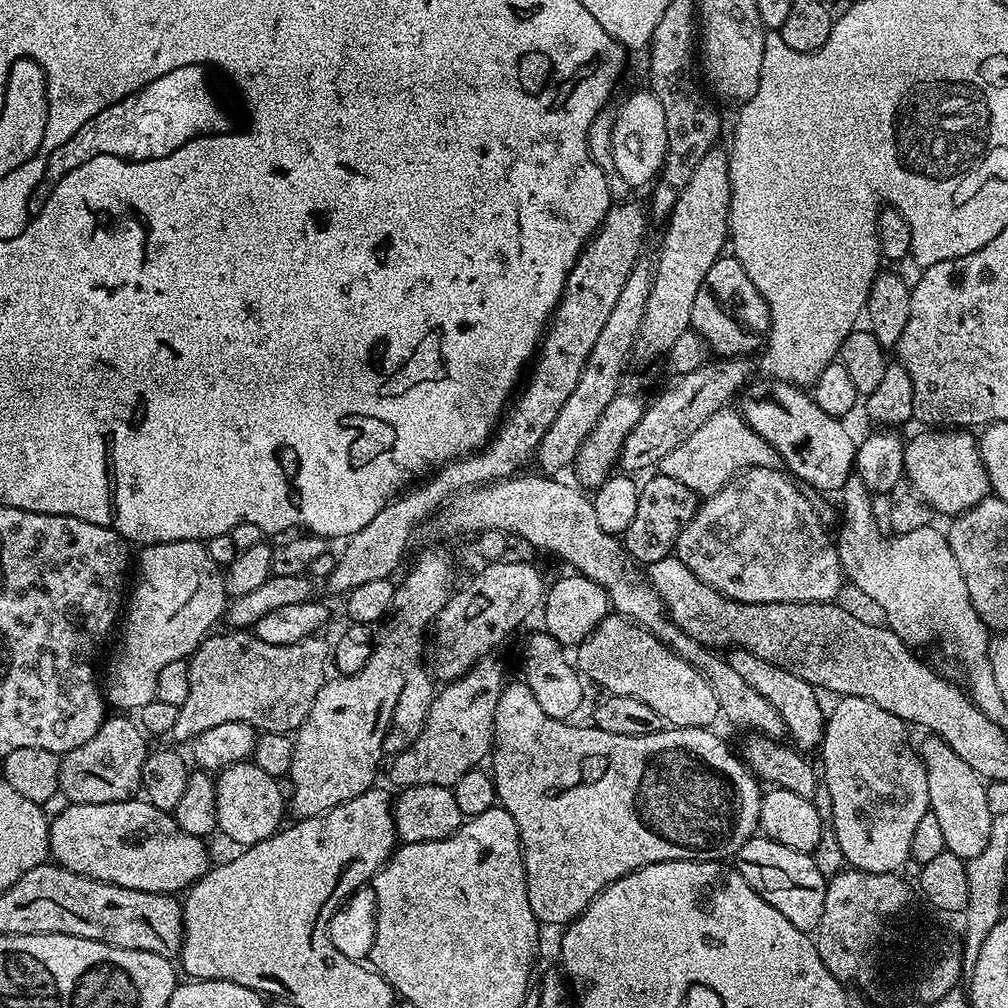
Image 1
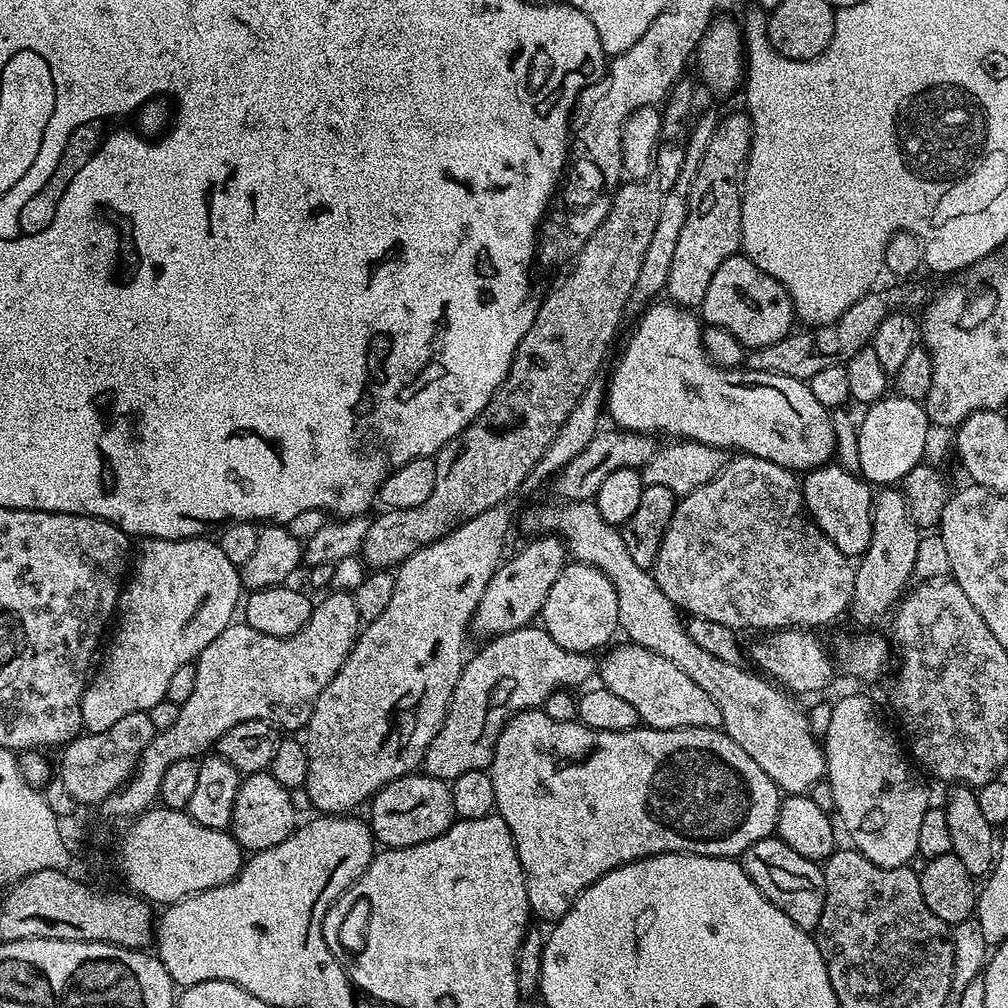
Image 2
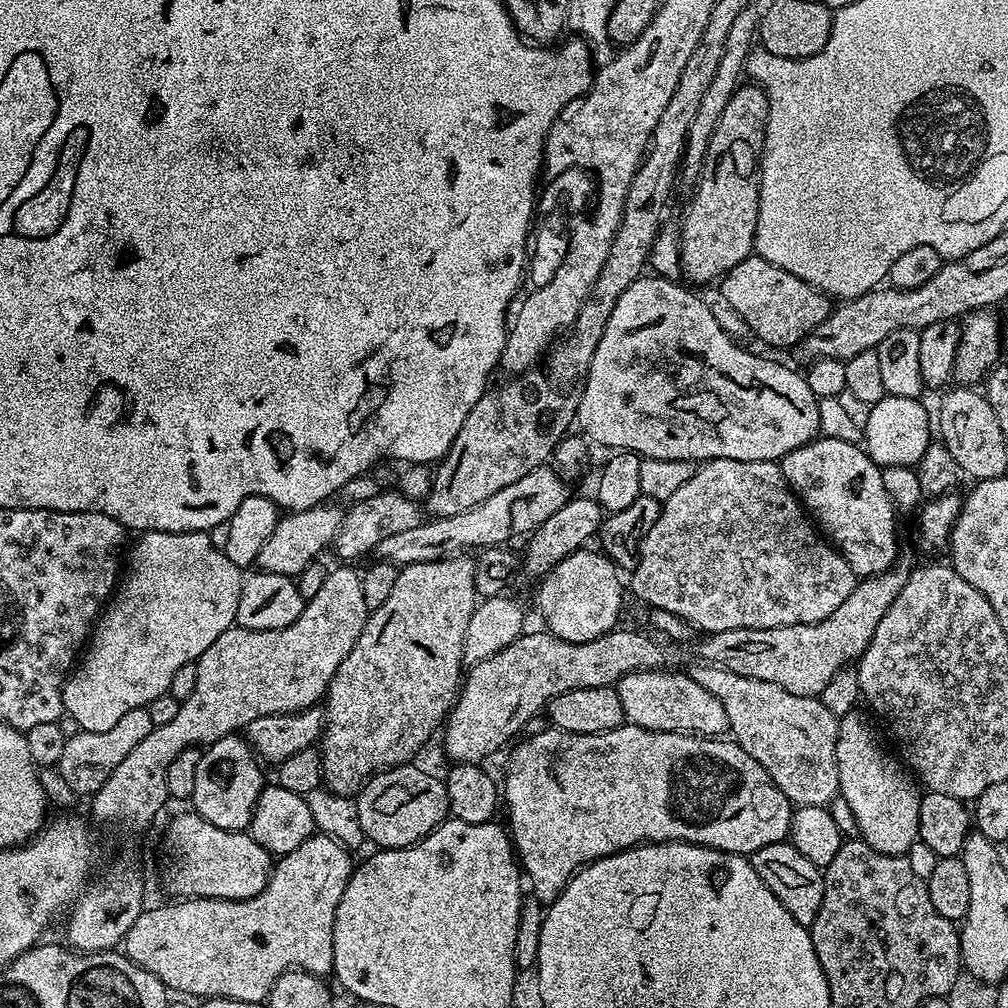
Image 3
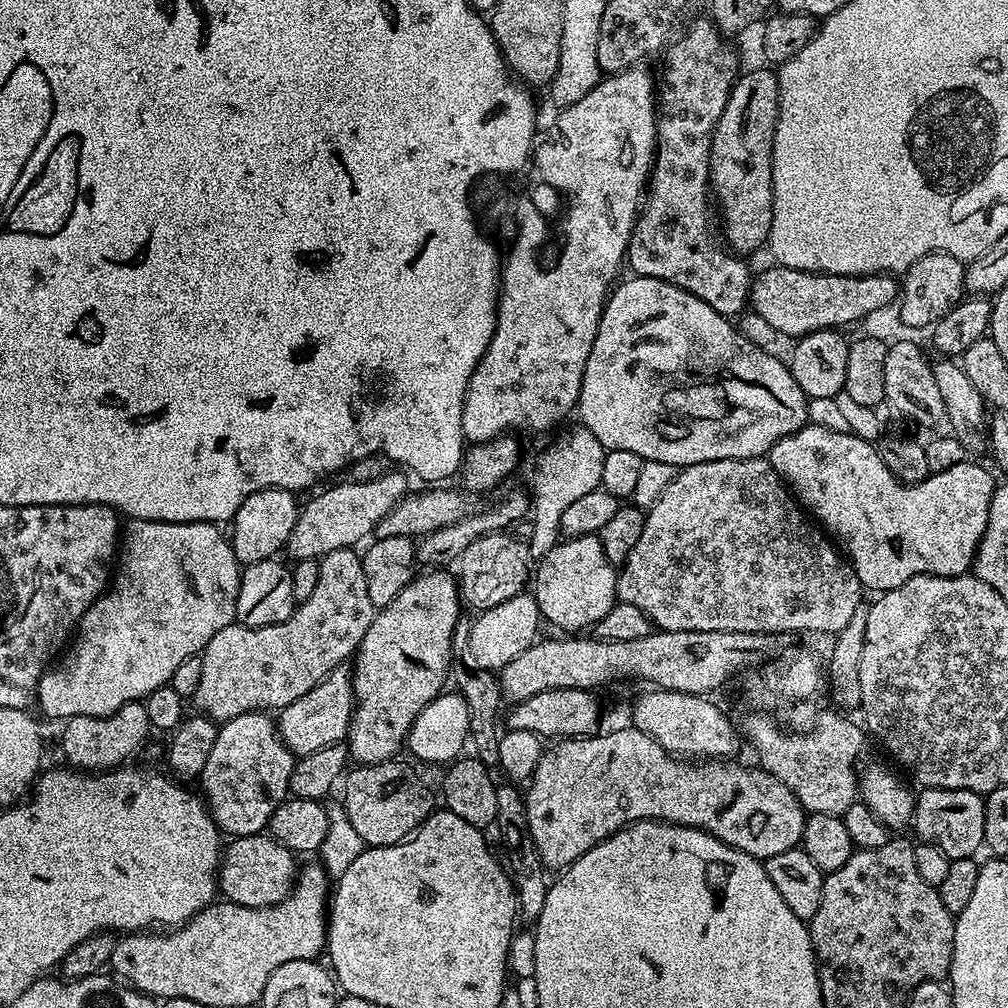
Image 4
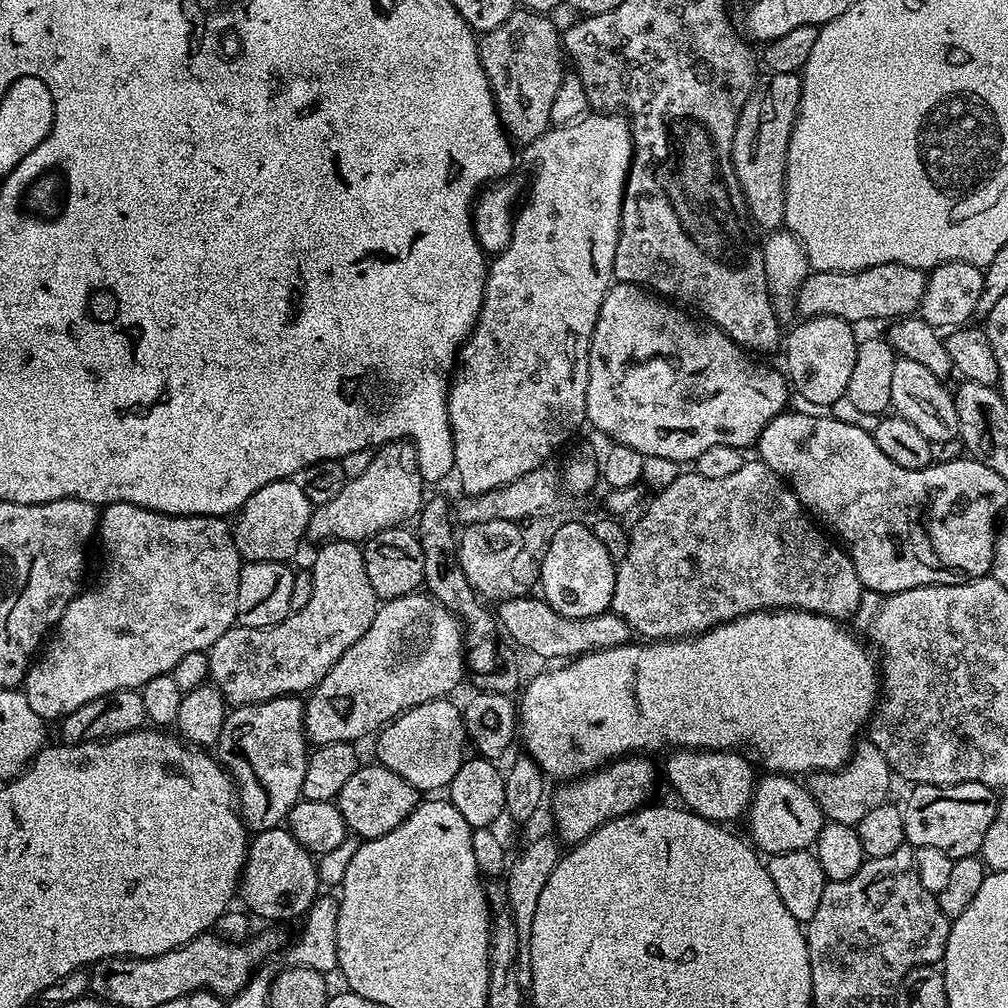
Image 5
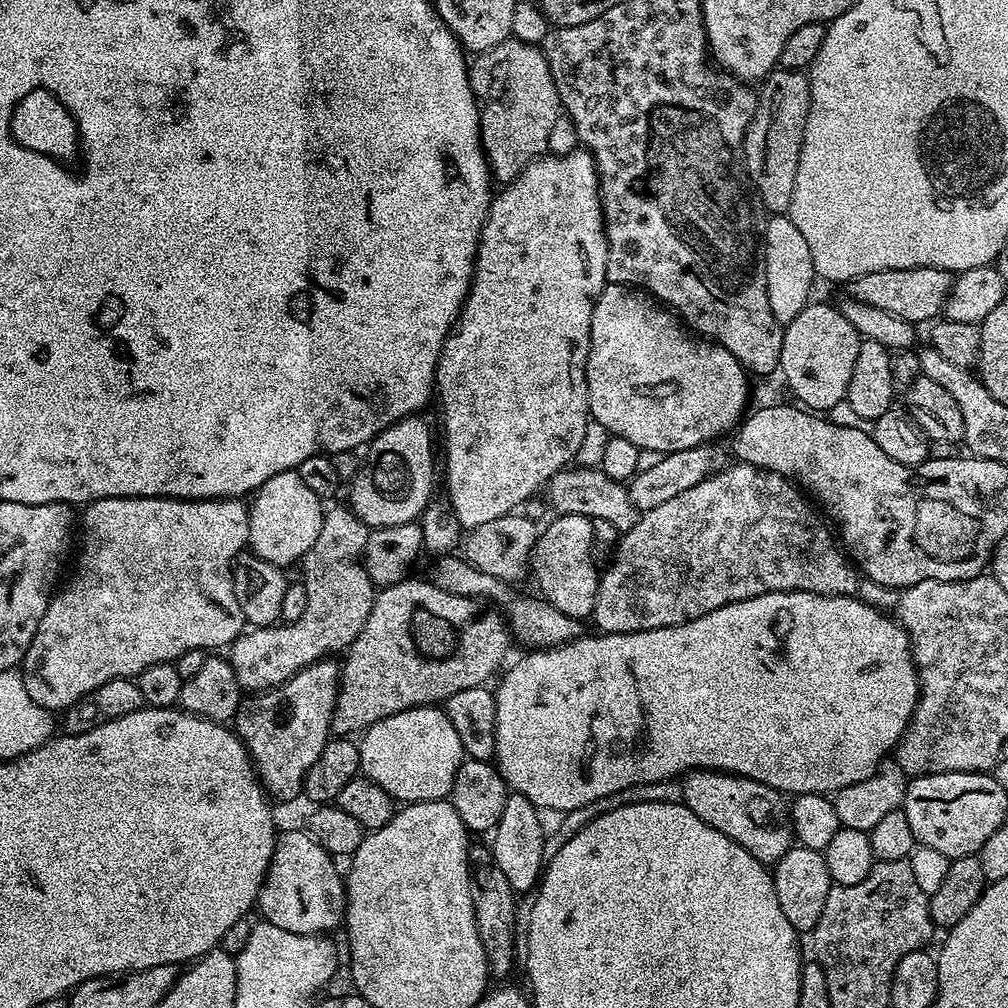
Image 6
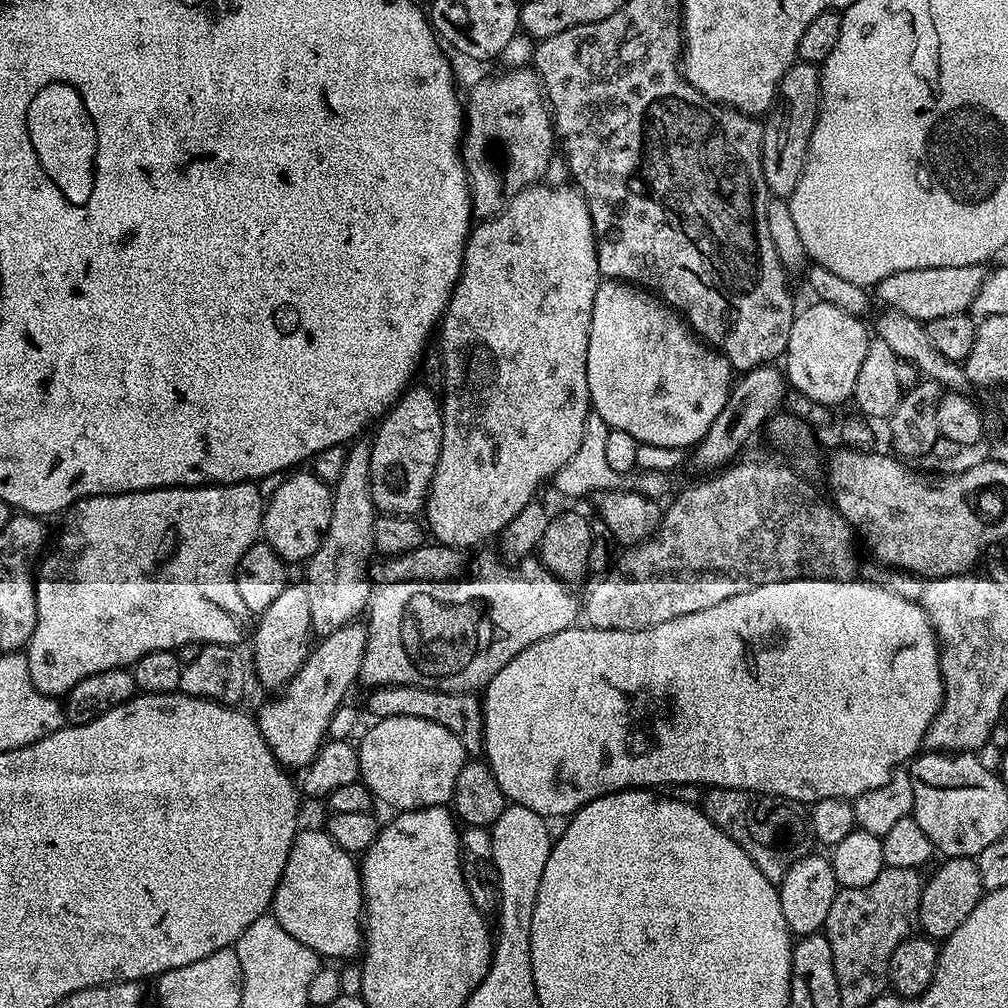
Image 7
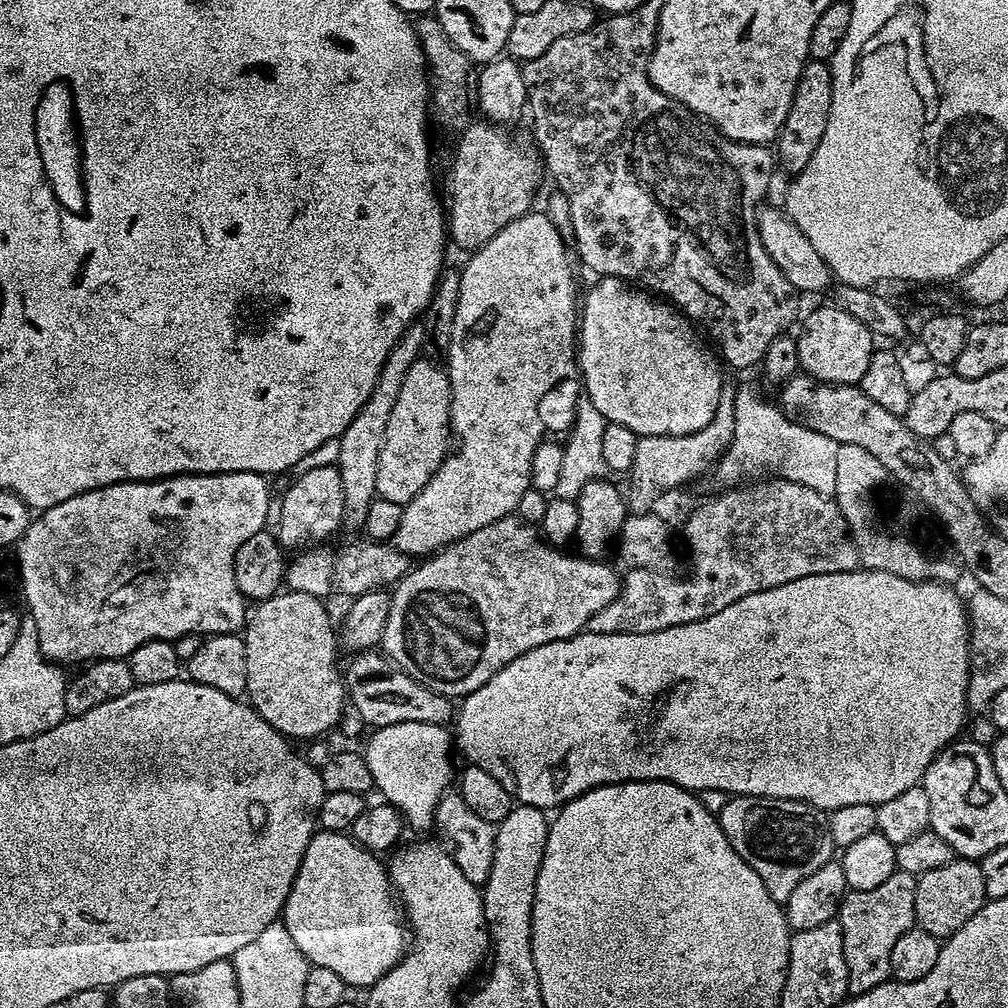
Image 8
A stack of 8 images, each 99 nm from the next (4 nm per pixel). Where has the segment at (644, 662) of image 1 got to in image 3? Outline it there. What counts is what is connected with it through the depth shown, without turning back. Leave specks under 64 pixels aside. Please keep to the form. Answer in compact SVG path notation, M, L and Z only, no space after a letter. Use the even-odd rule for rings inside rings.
M648 668L644 672L631 672L622 679L616 681L614 687L618 698L622 698L622 710L627 723L636 724L639 728L645 728L647 732L686 732L693 736L710 736L720 738L729 731L726 710L722 710L722 702L714 698L694 678L688 676L687 671L668 672L659 668Z

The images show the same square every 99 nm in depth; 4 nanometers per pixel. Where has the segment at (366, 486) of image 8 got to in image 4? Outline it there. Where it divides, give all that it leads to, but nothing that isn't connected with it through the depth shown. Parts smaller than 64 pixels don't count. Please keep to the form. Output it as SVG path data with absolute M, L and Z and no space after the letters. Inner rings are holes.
M343 548L319 557L319 562L318 582L314 585L314 594L310 594L306 602L297 604L290 618L286 618L286 622L261 628L248 628L244 624L234 622L226 626L226 630L218 630L218 634L210 638L200 656L202 682L198 682L194 697L197 713L223 722L238 718L238 714L285 708L290 706L290 702L298 702L302 694L314 690L318 682L322 682L334 669L345 663L347 656L348 659L355 657L356 650L362 638L366 638L366 630L370 630L378 611L370 602L370 594L366 591L366 574L362 570L361 553L352 548Z

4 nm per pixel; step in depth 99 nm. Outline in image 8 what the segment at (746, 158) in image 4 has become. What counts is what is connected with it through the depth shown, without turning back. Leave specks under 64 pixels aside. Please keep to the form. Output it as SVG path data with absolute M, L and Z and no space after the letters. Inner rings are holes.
M809 59L800 75L794 102L790 102L790 114L786 114L786 122L774 141L774 152L783 171L789 174L800 172L806 162L814 158L814 150L818 150L818 142L822 142L822 134L826 131L826 118L830 114L831 101L831 67L825 61Z

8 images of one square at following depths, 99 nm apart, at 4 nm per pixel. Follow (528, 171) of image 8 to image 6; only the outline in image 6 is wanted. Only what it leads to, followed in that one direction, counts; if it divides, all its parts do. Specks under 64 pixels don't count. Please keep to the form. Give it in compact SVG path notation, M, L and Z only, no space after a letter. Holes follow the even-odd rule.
M509 38L471 61L468 81L480 111L480 144L488 167L497 181L513 180L531 160L548 152L550 129L562 115L550 66L537 45Z

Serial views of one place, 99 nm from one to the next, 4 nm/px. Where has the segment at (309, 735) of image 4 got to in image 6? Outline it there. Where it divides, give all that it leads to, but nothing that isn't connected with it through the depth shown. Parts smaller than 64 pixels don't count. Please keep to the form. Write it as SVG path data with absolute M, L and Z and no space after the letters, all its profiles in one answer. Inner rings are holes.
M409 578L381 587L372 604L370 618L366 618L366 626L362 626L358 638L354 638L343 657L345 660L342 660L340 669L340 689L336 695L336 708L332 711L331 731L337 737L348 738L363 733L372 724L400 711L436 706L448 700L450 694L458 694L458 690L487 685L487 680L497 675L496 667L508 652L508 640L510 629L503 615L480 600L450 594L427 579Z

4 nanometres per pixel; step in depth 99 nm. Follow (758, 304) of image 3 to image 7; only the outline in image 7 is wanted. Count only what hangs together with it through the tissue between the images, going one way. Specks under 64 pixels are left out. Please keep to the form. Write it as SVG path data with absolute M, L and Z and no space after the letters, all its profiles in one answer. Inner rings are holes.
M983 264L970 266L938 266L922 270L898 270L898 274L879 277L880 284L874 288L874 296L881 300L884 308L893 308L906 318L914 318L927 322L934 318L942 318L945 314L962 314L972 307L978 290L982 290L982 282L986 275Z

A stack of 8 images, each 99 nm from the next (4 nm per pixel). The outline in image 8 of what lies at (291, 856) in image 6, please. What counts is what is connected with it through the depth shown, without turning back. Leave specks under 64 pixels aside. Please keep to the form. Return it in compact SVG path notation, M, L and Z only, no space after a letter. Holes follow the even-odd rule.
M317 830L312 835L310 846L306 846L306 854L302 854L302 866L298 866L298 874L294 878L294 886L290 886L290 894L284 903L282 922L286 926L286 930L290 930L290 938L294 938L294 943L297 944L298 950L302 950L302 954L308 957L311 967L326 967L334 970L338 977L342 978L342 982L347 984L347 987L352 990L354 988L361 988L361 990L371 988L372 985L378 982L378 978L386 975L404 957L406 951L406 920L402 915L401 905L394 895L392 882L388 879L388 869L385 861L377 853L362 847L357 840L352 839L351 835L343 832Z

